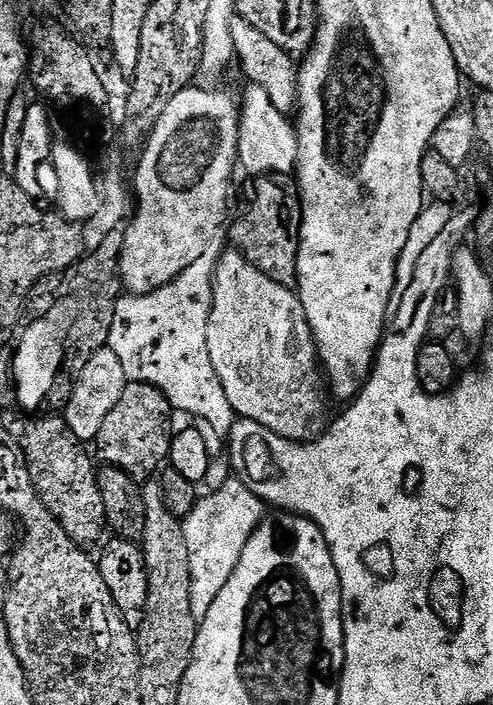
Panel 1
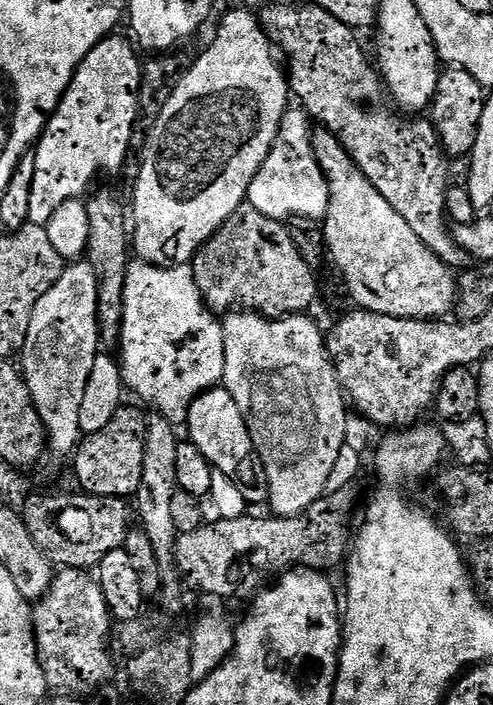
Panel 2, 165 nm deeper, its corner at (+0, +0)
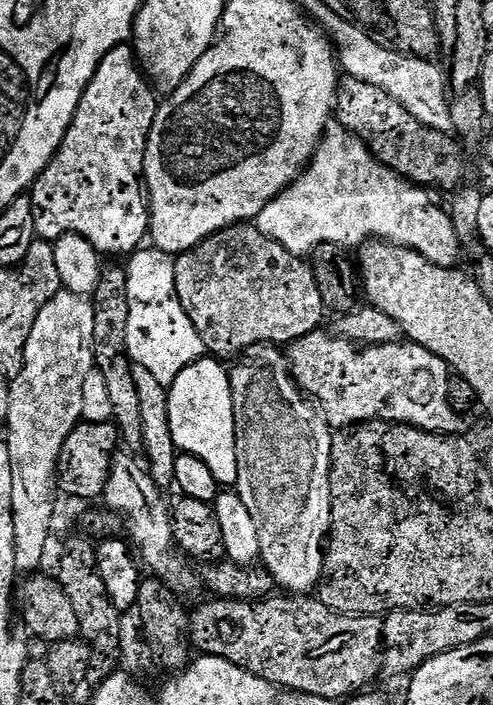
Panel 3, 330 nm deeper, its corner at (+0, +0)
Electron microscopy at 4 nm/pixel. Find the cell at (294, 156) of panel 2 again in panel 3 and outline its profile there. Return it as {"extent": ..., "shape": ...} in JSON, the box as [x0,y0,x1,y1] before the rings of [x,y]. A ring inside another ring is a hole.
{"extent":[254,122,462,268],"shape":[[[332,122],[324,129],[324,137],[312,155],[312,163],[290,187],[279,192],[256,215],[254,226],[262,234],[266,234],[266,238],[278,242],[286,250],[290,250],[290,254],[301,258],[307,257],[320,243],[336,243],[352,250],[375,238],[420,252],[430,262],[443,268],[457,267],[461,259],[462,242],[456,237],[452,217],[427,195],[431,196],[423,187],[413,184],[411,180],[403,180],[397,172],[376,161],[367,144],[354,133]]]}

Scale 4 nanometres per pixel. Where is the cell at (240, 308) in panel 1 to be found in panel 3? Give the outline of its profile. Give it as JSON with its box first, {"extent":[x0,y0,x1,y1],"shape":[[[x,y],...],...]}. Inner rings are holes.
{"extent":[230,344,333,595],"shape":[[[256,344],[231,365],[230,375],[234,398],[234,414],[230,419],[236,423],[238,458],[234,492],[246,504],[250,517],[254,518],[260,547],[259,559],[268,567],[267,575],[275,583],[277,580],[283,587],[281,589],[291,595],[309,595],[320,583],[324,569],[322,549],[332,527],[330,462],[333,429],[318,411],[317,405],[296,385],[288,371],[285,353],[279,347]]]}

